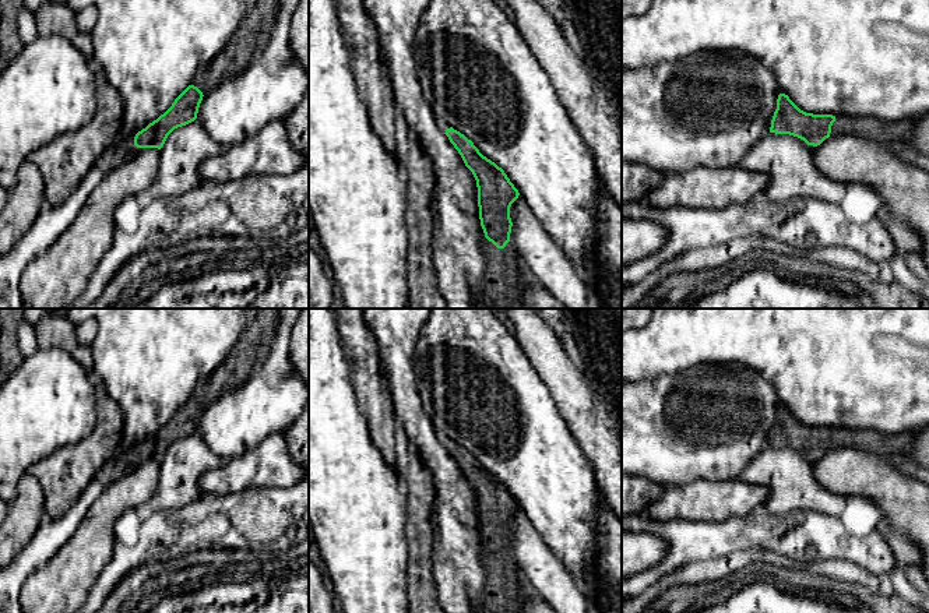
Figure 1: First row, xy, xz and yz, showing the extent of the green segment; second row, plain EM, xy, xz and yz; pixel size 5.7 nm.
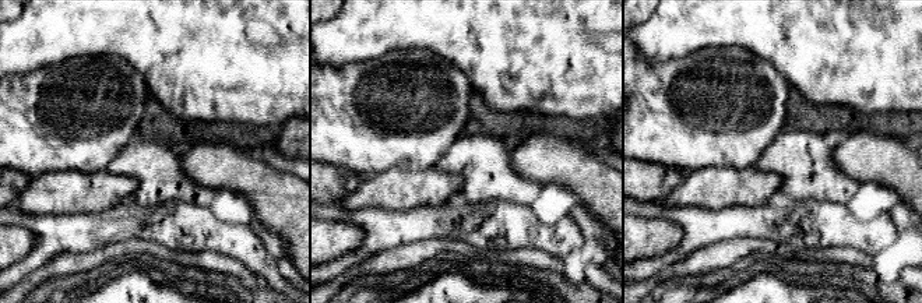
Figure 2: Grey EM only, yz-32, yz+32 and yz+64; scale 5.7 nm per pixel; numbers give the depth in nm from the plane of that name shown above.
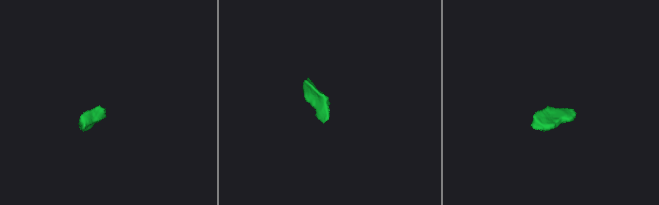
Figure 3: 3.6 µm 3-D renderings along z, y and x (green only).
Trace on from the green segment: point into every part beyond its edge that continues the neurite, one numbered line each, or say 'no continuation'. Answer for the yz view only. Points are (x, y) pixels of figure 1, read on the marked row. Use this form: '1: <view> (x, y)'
1: yz (843, 124)

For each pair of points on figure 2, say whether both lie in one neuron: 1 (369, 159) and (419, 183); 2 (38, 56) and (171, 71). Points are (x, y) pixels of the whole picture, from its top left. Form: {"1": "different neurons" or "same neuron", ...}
{"1": "different neurons", "2": "same neuron"}

